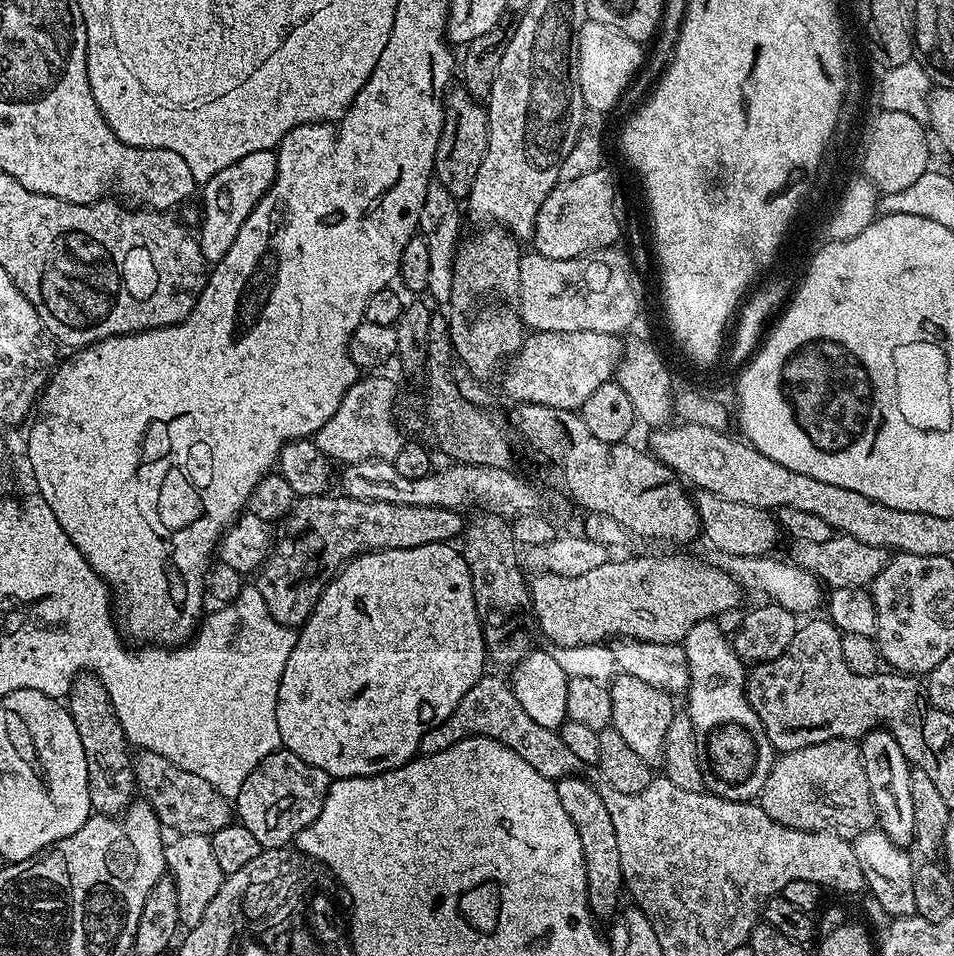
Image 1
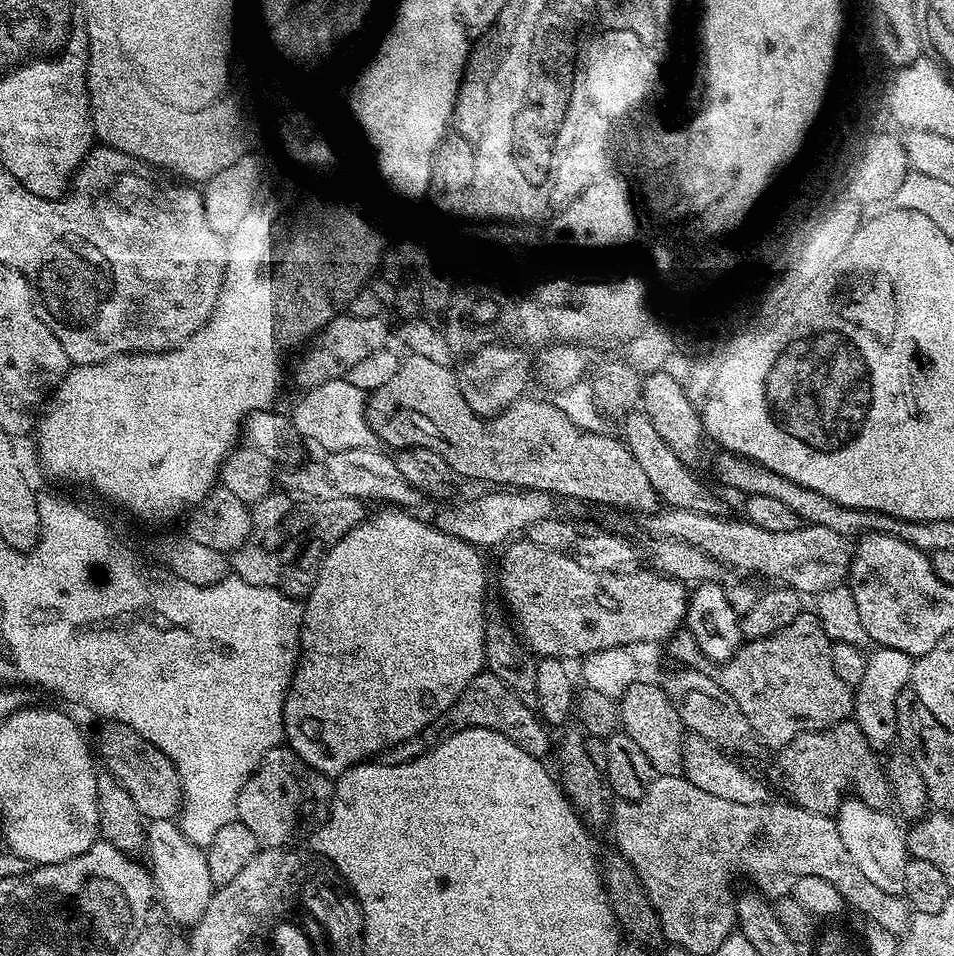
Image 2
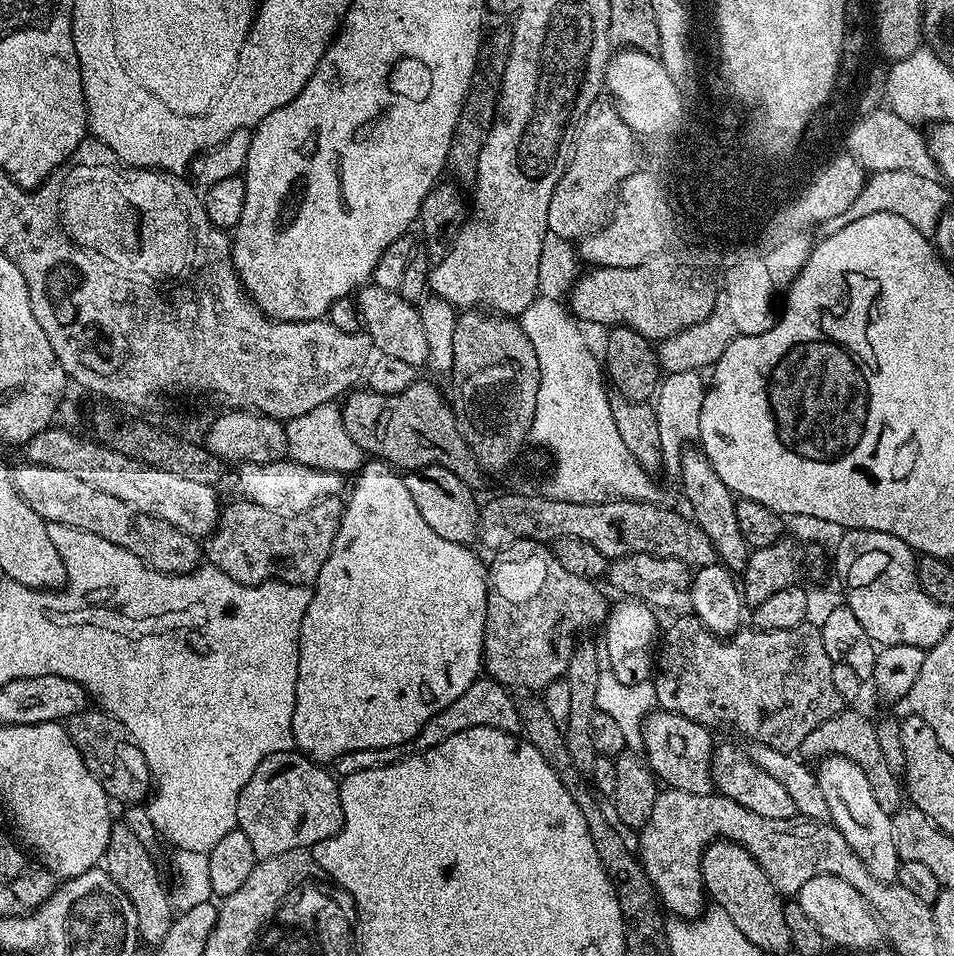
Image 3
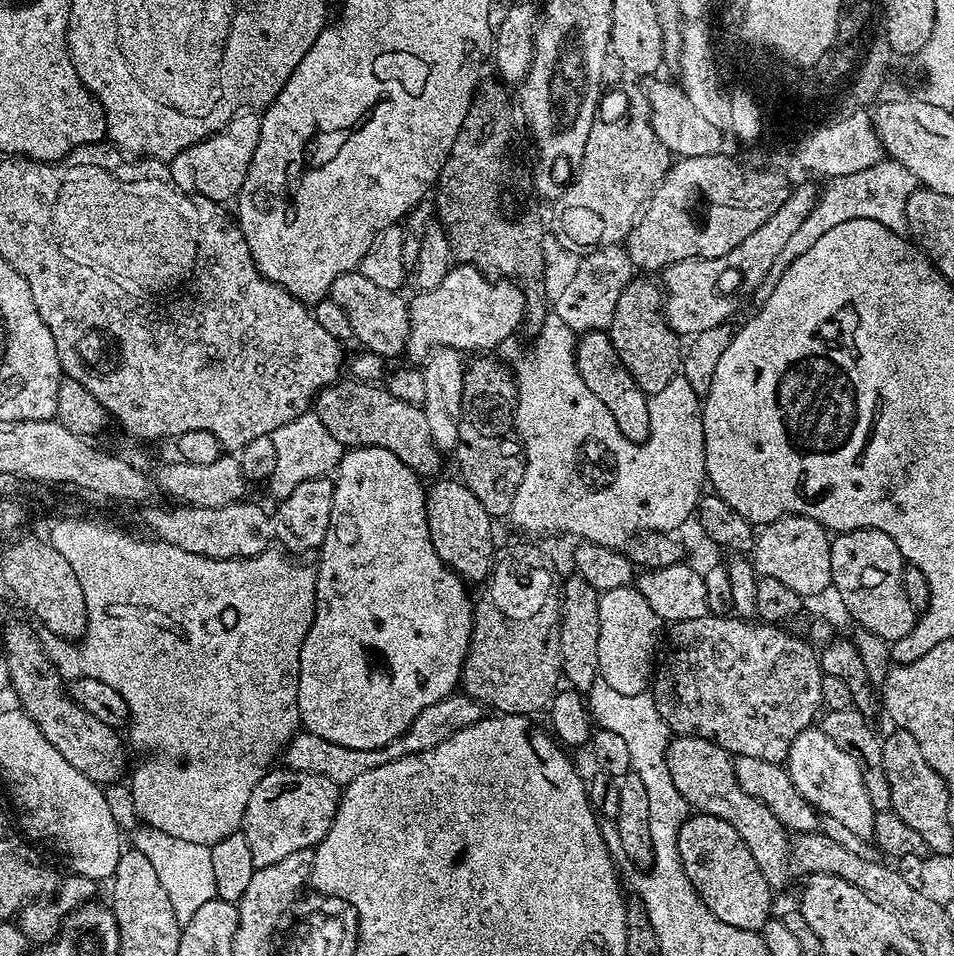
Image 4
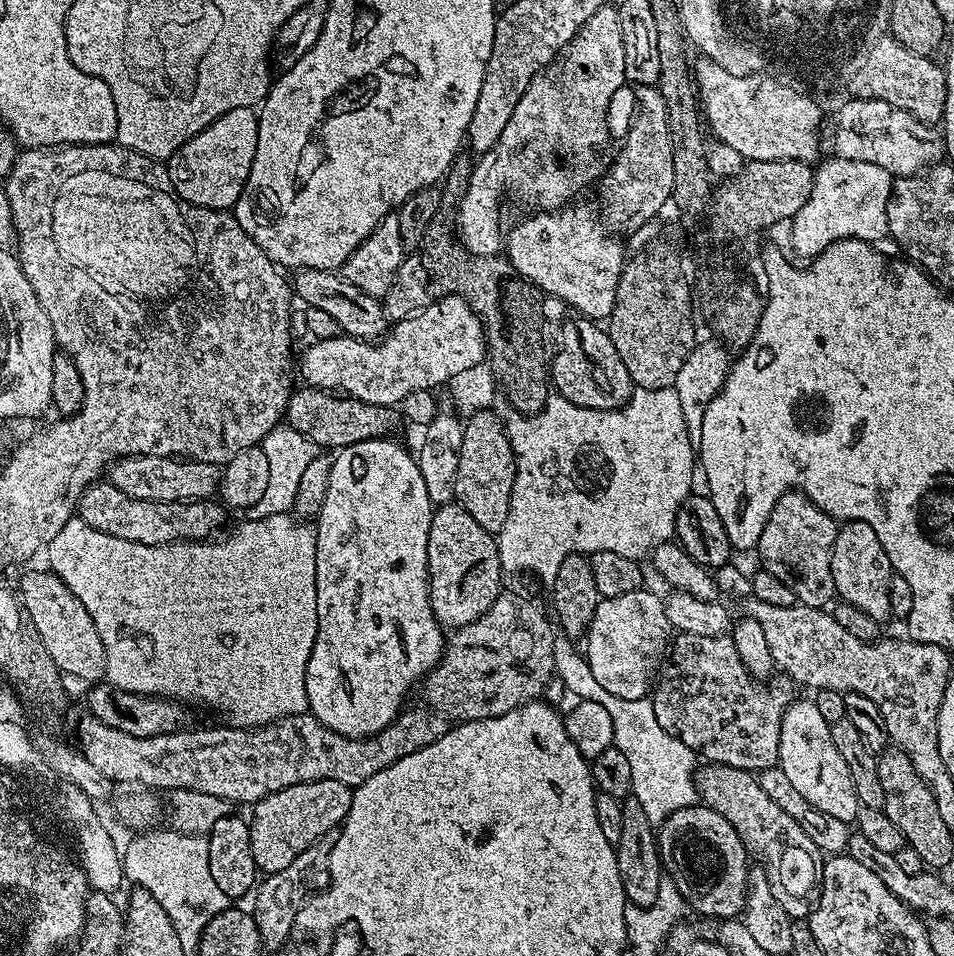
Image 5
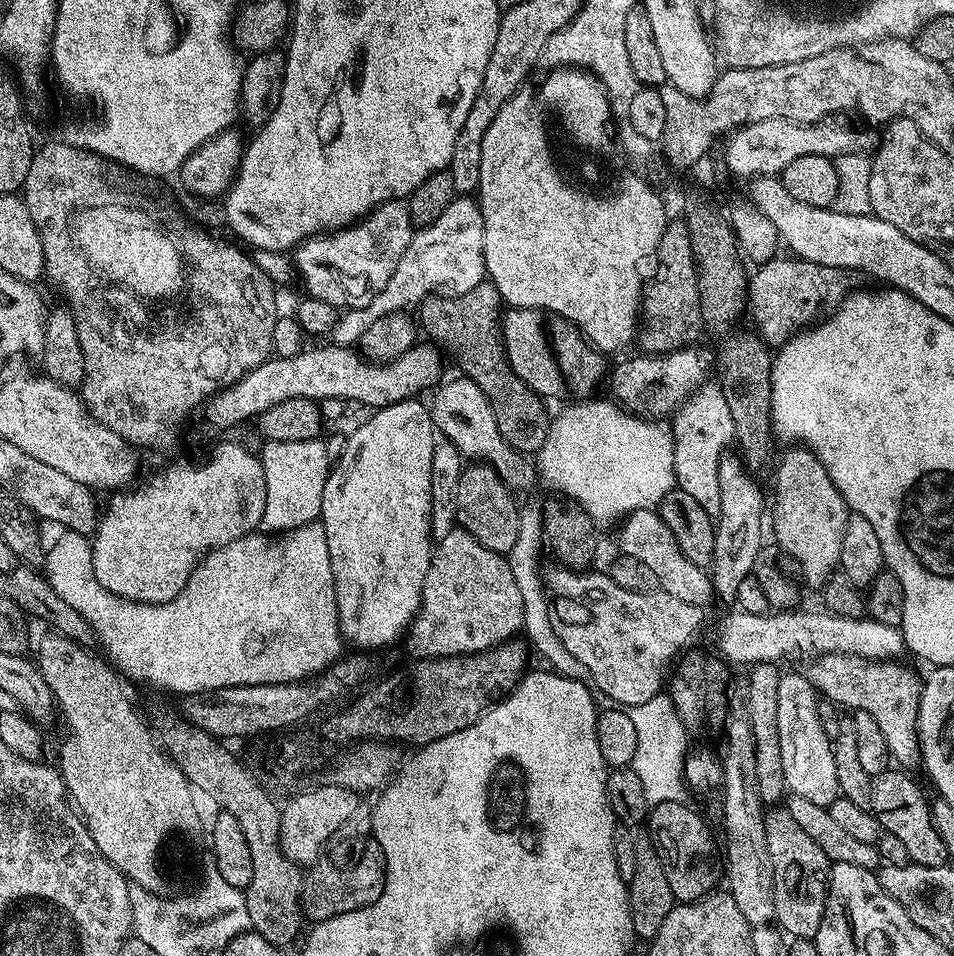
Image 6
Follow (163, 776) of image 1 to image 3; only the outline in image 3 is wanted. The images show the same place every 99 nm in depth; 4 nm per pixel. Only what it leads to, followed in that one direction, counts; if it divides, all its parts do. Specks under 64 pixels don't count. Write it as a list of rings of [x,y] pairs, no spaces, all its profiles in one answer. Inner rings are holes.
[[[90,708],[71,717],[66,724],[68,736],[82,754],[86,768],[102,786],[102,790],[113,801],[121,800],[124,806],[139,805],[150,796],[150,773],[142,750],[128,738],[126,726],[118,722],[109,712]]]

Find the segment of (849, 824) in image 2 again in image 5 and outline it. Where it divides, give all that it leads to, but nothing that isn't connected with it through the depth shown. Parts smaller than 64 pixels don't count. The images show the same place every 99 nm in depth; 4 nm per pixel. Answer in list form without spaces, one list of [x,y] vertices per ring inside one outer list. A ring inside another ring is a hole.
[[[796,698],[789,704],[782,722],[778,766],[794,785],[794,790],[798,790],[798,794],[802,794],[810,806],[818,806],[822,814],[855,821],[860,799],[850,778],[850,766],[846,766],[842,754],[838,754],[838,746],[834,746],[832,737],[832,726],[826,722],[826,718],[822,718],[815,699]]]

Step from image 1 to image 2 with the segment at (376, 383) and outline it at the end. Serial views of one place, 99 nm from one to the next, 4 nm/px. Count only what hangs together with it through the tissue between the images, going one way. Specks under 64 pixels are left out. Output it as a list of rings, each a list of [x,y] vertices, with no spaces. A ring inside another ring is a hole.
[[[344,378],[311,389],[309,396],[290,415],[290,424],[301,441],[317,444],[324,454],[352,454],[373,447],[372,428],[368,425],[366,394]]]

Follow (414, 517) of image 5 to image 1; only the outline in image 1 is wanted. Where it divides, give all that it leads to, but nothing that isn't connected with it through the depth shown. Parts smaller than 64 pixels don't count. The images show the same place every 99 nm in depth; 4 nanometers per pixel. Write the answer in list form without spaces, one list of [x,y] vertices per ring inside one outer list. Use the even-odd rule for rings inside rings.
[[[451,543],[427,544],[426,546],[414,546],[413,548],[387,548],[381,552],[364,552],[360,556],[347,561],[344,567],[337,572],[336,577],[324,587],[324,593],[318,598],[318,602],[314,606],[314,610],[310,614],[310,618],[299,629],[296,637],[296,645],[294,650],[290,650],[290,658],[286,658],[286,670],[282,670],[282,682],[278,686],[278,702],[276,703],[276,717],[278,718],[278,734],[280,735],[280,743],[285,749],[294,754],[298,754],[298,758],[302,758],[306,762],[310,762],[310,766],[318,766],[318,770],[326,770],[329,778],[339,778],[342,776],[377,776],[383,772],[389,772],[395,768],[400,768],[403,764],[408,763],[420,751],[420,743],[422,738],[434,726],[438,726],[442,722],[446,722],[446,718],[450,718],[450,714],[454,714],[454,710],[458,706],[458,702],[462,702],[462,698],[472,687],[480,681],[480,677],[485,675],[486,653],[484,650],[484,631],[480,628],[480,619],[476,613],[474,606],[474,590],[472,589],[472,579],[470,578],[470,570],[464,561],[464,553],[459,547],[453,546]]]

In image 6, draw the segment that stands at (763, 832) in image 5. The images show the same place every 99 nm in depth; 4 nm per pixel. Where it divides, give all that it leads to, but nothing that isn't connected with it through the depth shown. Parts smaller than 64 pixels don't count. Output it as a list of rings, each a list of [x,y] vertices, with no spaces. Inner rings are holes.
[[[787,810],[780,812],[767,813],[764,816],[764,829],[766,830],[766,846],[770,850],[770,862],[774,862],[774,902],[776,903],[776,919],[777,925],[781,924],[786,931],[789,932],[789,937],[792,938],[812,938],[815,937],[818,926],[824,917],[824,903],[828,897],[828,874],[830,871],[830,862],[826,858],[826,854],[822,854],[822,850],[818,847],[818,842],[814,842],[814,838],[810,838],[810,834],[806,834],[806,830],[802,830],[802,826],[798,826],[798,822],[794,822],[794,818]]]

